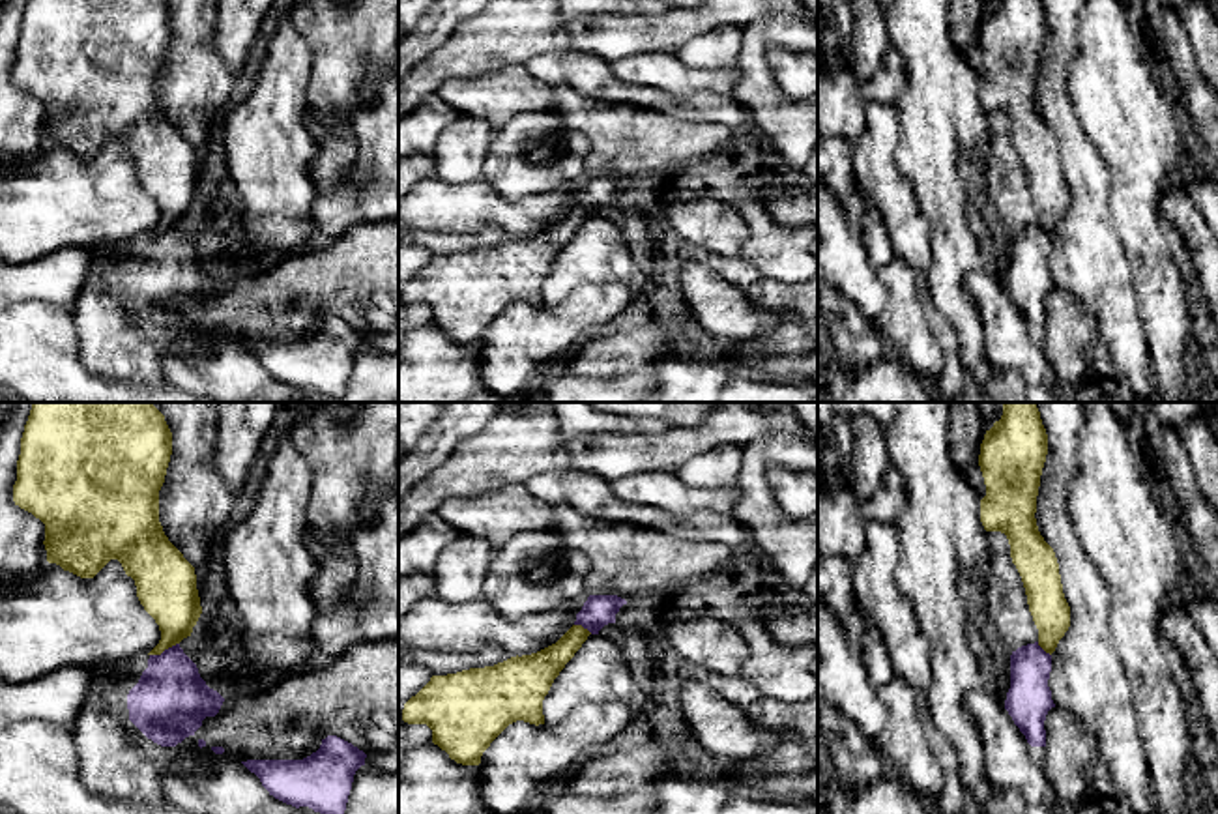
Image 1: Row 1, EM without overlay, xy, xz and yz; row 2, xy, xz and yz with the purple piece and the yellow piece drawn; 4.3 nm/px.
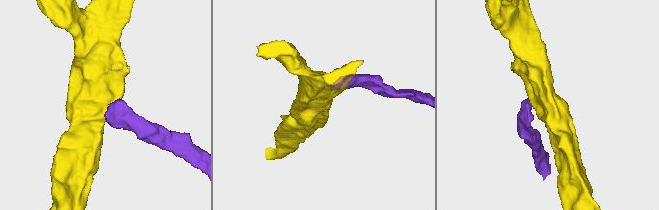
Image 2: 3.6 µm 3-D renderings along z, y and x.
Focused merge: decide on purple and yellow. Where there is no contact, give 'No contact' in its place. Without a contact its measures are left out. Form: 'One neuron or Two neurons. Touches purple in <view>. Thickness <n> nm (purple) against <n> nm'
Two neurons. Touches purple in xy. Thickness 320 nm (purple) against 240 nm

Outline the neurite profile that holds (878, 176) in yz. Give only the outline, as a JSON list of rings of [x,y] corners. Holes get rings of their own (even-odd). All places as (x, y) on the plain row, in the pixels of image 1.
[[[866,105],[866,131],[853,144],[853,170],[861,191],[879,210],[896,256],[917,271],[932,264],[932,230],[911,183],[894,163],[902,135],[896,107]]]

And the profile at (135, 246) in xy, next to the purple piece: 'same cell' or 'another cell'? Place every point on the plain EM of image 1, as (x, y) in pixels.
same cell

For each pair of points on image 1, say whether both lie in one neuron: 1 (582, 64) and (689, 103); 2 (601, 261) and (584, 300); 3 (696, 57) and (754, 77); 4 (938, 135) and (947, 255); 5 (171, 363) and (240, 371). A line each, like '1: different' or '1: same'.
1: same
2: different
3: different
4: same
5: same

